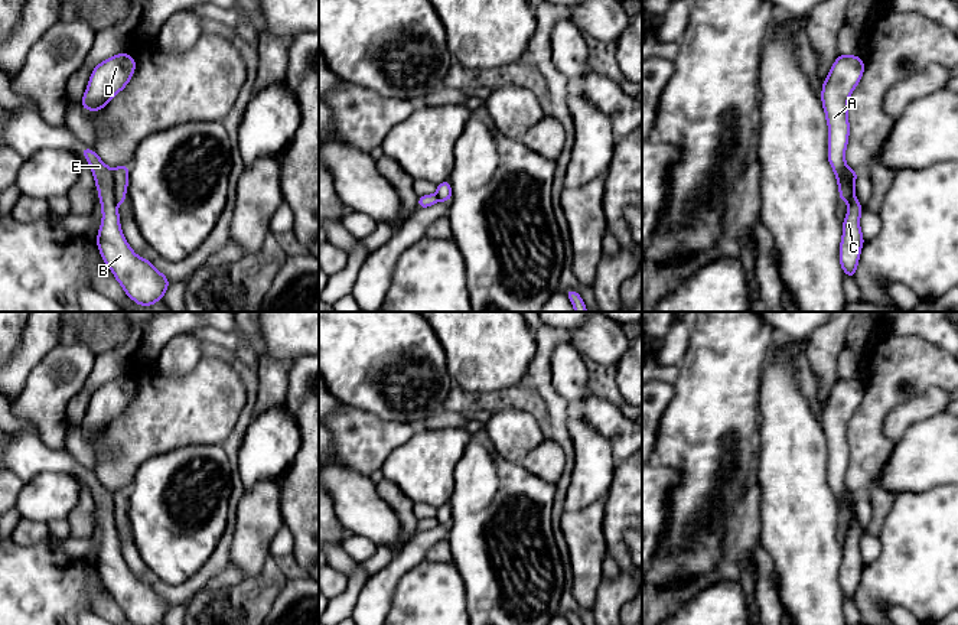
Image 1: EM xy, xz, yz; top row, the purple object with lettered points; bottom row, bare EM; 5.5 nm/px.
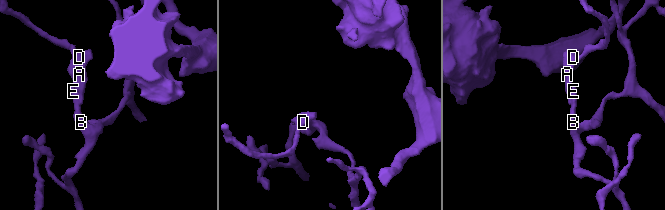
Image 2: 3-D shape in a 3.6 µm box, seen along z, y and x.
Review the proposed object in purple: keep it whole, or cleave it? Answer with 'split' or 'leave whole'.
split

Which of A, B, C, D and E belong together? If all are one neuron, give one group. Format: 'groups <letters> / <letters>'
groups A D / B C E

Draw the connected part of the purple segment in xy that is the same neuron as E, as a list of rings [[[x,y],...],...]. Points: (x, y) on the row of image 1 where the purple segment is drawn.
[[[82,147],[82,156],[89,162],[101,201],[102,222],[97,245],[102,261],[130,299],[140,306],[151,306],[163,299],[170,281],[150,260],[139,257],[126,241],[117,211],[113,169],[88,147]]]

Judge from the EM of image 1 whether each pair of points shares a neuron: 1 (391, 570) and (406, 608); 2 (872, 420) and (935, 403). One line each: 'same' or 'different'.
1: different
2: different

